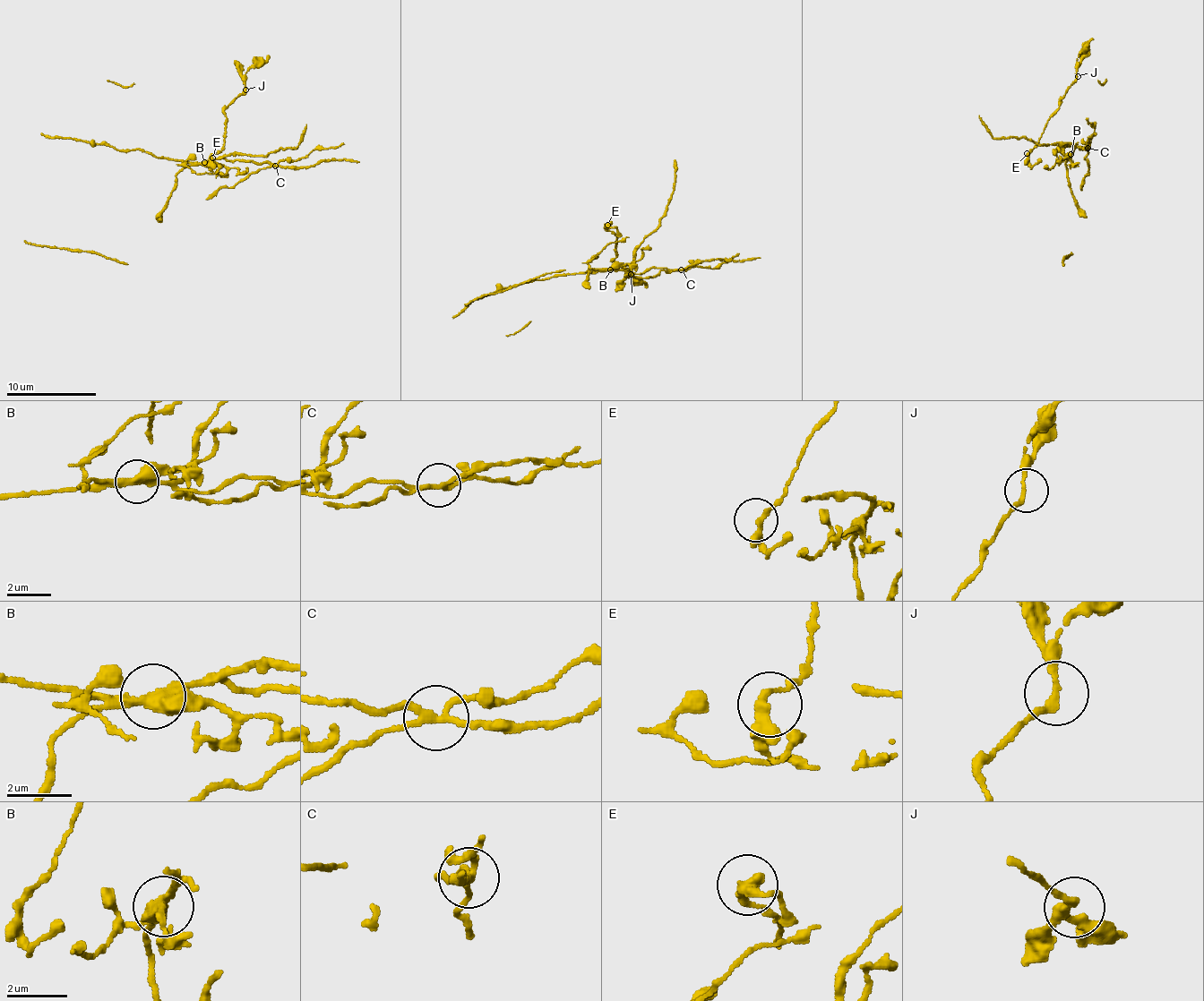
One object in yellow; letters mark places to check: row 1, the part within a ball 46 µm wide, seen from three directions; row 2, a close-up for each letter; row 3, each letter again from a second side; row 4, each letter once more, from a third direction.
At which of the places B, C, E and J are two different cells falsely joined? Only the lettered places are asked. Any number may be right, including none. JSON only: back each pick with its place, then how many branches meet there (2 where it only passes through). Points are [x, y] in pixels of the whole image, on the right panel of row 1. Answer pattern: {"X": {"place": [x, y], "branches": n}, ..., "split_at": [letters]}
{"B": {"place": [1070, 154], "branches": 3}, "C": {"place": [1087, 148], "branches": 4}, "split_at": ["B", "C"]}

